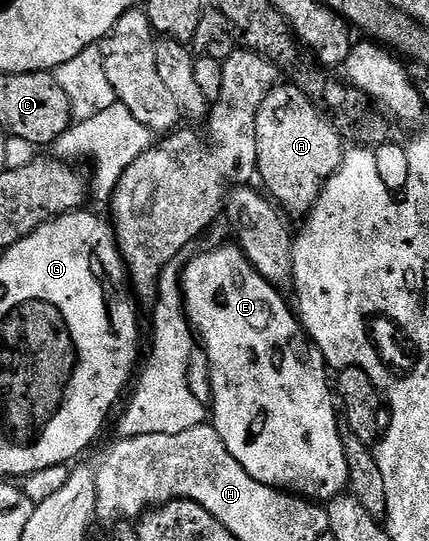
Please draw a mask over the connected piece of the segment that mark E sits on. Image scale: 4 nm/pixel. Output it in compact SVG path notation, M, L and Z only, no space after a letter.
M231 245L216 246L188 260L182 275L184 310L199 345L210 360L211 425L215 426L230 456L234 456L254 480L327 504L350 486L346 452L340 439L342 426L330 385L330 367L304 333L293 307L284 303L280 295L283 293L252 267L239 245Z

